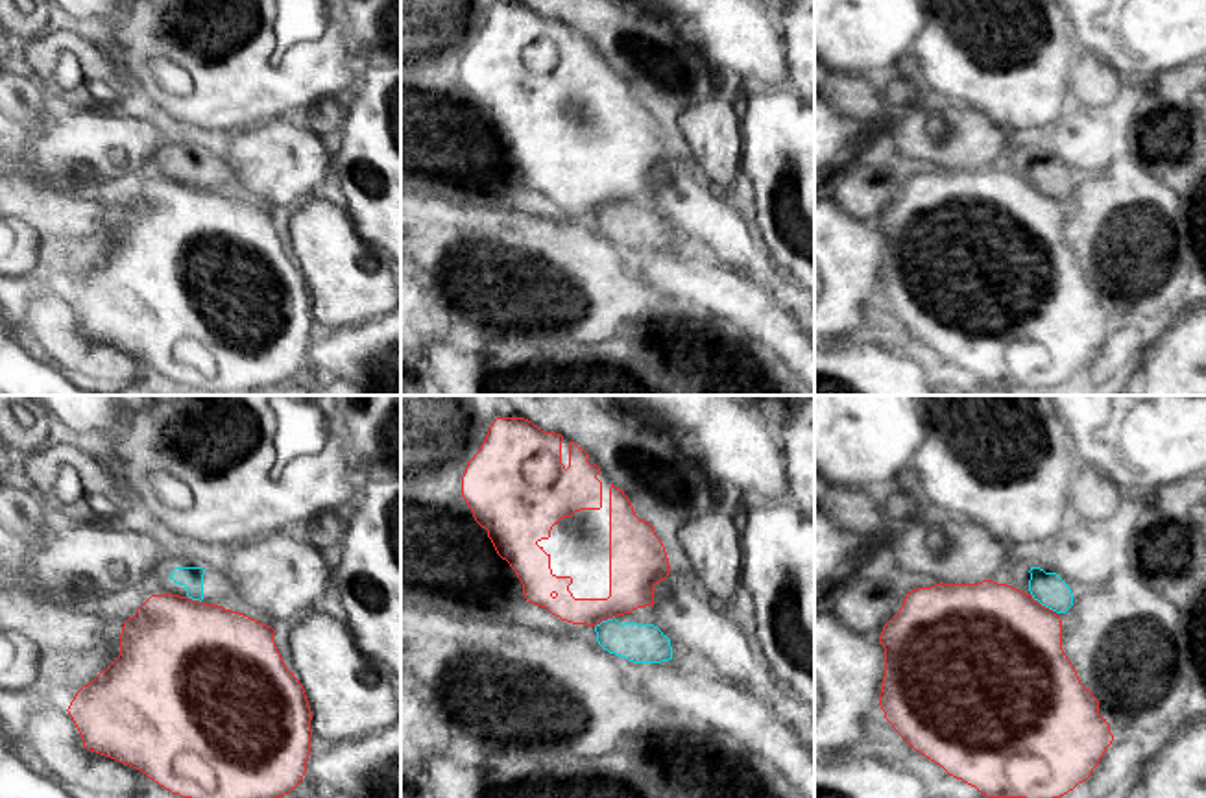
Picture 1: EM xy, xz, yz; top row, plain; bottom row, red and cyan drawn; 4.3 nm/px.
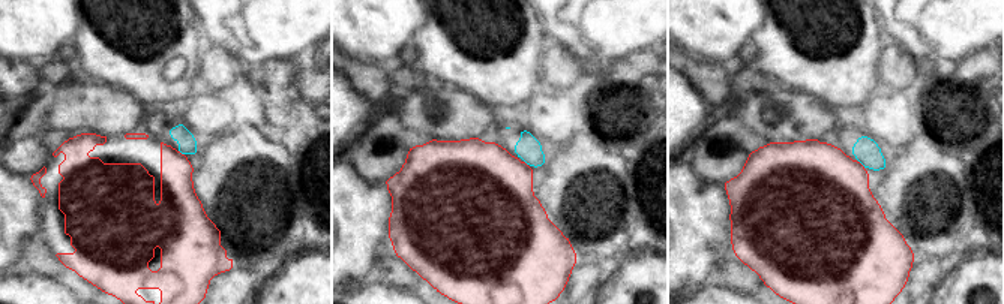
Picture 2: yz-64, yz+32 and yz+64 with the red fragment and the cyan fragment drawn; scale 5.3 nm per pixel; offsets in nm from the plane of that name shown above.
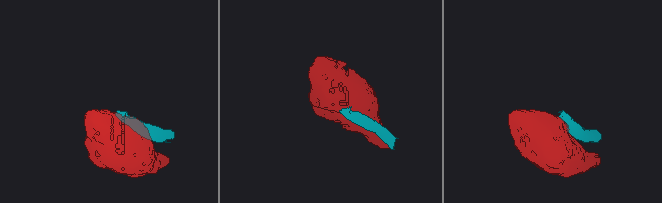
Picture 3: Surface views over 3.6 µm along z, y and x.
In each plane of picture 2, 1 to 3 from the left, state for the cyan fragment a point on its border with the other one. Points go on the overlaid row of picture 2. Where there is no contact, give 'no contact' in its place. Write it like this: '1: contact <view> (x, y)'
1: contact yz-64 (180, 153)
2: contact yz+32 (526, 163)
3: contact yz+64 (860, 163)

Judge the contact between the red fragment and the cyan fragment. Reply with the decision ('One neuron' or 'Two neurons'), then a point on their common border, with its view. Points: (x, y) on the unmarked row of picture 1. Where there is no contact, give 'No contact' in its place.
Two neurons. Touches red at yz (1040, 191)

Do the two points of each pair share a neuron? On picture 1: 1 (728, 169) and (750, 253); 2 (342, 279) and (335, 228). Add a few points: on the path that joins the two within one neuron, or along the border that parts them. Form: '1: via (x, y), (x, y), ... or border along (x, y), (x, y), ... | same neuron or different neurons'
1: border along (710, 178), (726, 194) | different neurons
2: via (338, 266), (335, 261), (335, 241) | same neuron

